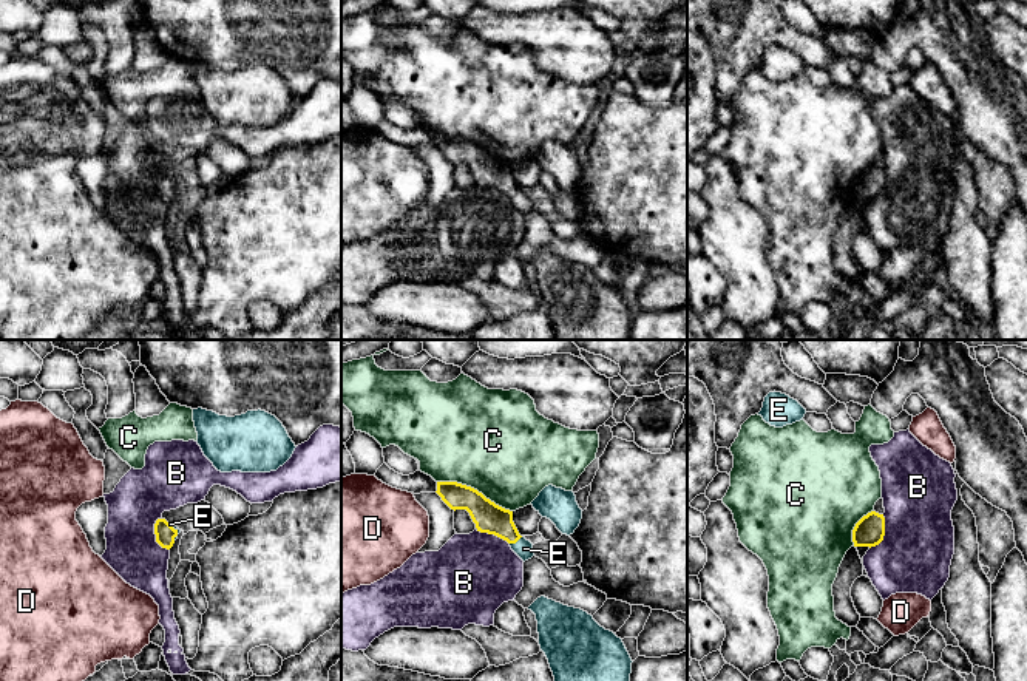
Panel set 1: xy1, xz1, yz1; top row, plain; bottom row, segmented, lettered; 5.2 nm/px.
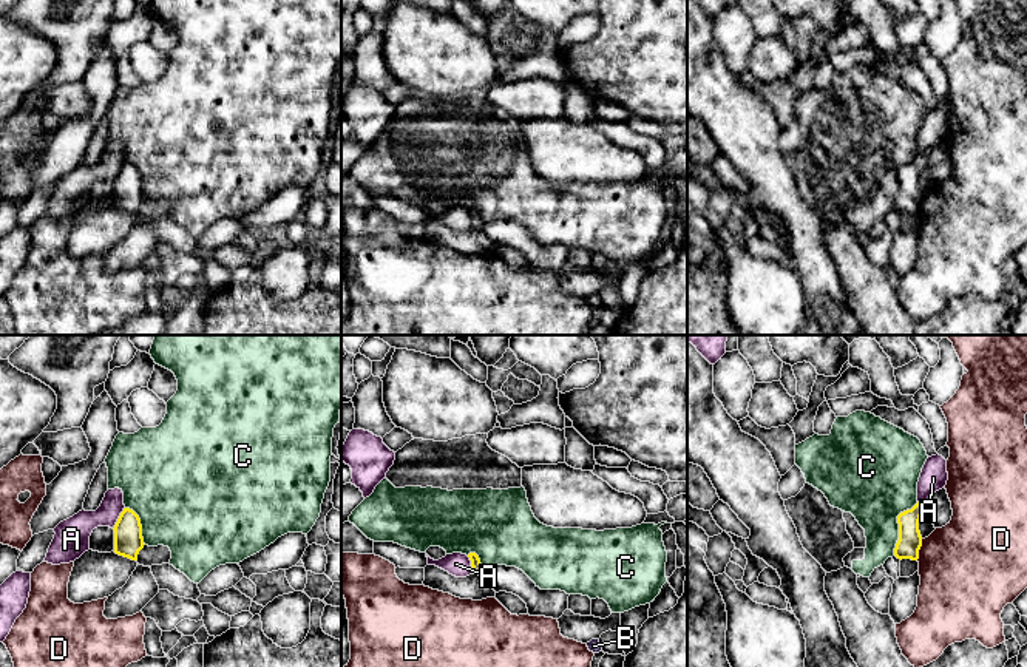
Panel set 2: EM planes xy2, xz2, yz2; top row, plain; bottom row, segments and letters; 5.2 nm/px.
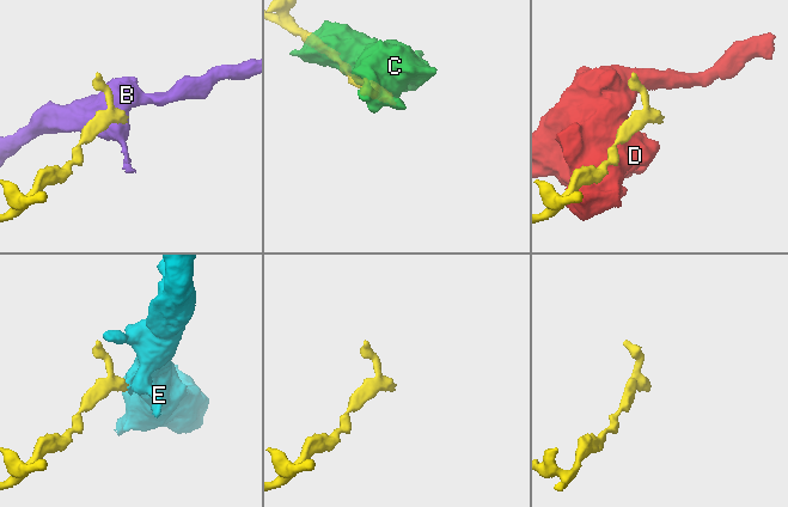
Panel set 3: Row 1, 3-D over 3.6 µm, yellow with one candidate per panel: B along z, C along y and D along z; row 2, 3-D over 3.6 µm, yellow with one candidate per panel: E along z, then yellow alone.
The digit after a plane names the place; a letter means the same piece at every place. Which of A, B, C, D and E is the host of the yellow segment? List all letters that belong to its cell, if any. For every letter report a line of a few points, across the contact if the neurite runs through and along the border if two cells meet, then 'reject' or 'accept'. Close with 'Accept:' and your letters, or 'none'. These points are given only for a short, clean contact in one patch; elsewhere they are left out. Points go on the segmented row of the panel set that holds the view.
A: line xy2 (124, 507), (113, 528); reject
B: line xy1 (158, 518), (155, 539), (169, 550); reject
C: reject
D: reject
E: line xz1 (488, 518), (515, 542), (524, 548); accept
Accept: E

